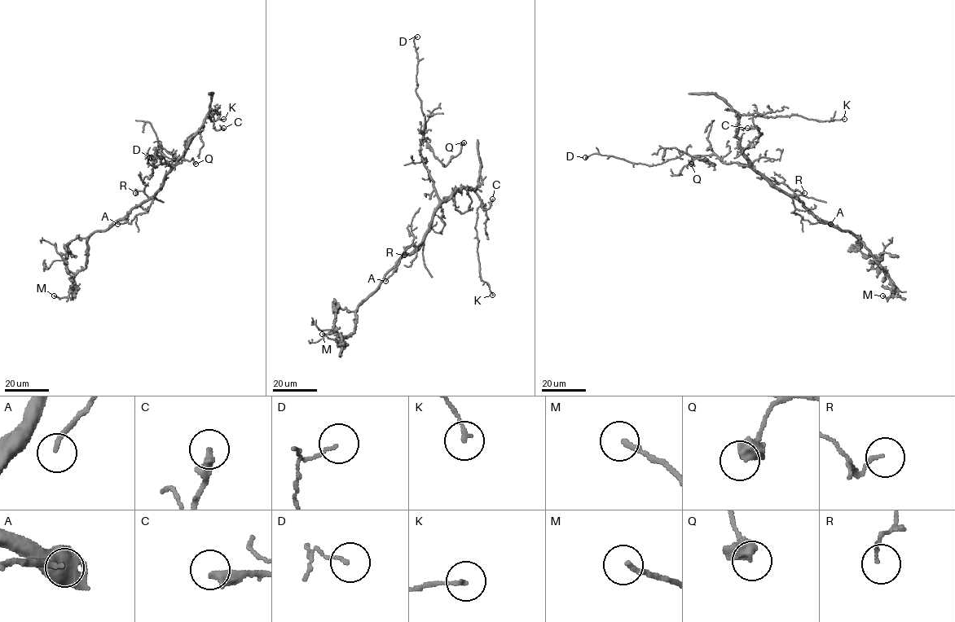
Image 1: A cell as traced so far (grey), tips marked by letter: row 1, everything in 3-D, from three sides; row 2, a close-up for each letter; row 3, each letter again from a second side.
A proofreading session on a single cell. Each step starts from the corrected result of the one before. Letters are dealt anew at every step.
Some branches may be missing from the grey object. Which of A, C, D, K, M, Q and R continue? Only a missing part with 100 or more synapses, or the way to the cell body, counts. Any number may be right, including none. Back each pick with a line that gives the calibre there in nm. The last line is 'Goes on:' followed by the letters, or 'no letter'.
Goes on: no letter

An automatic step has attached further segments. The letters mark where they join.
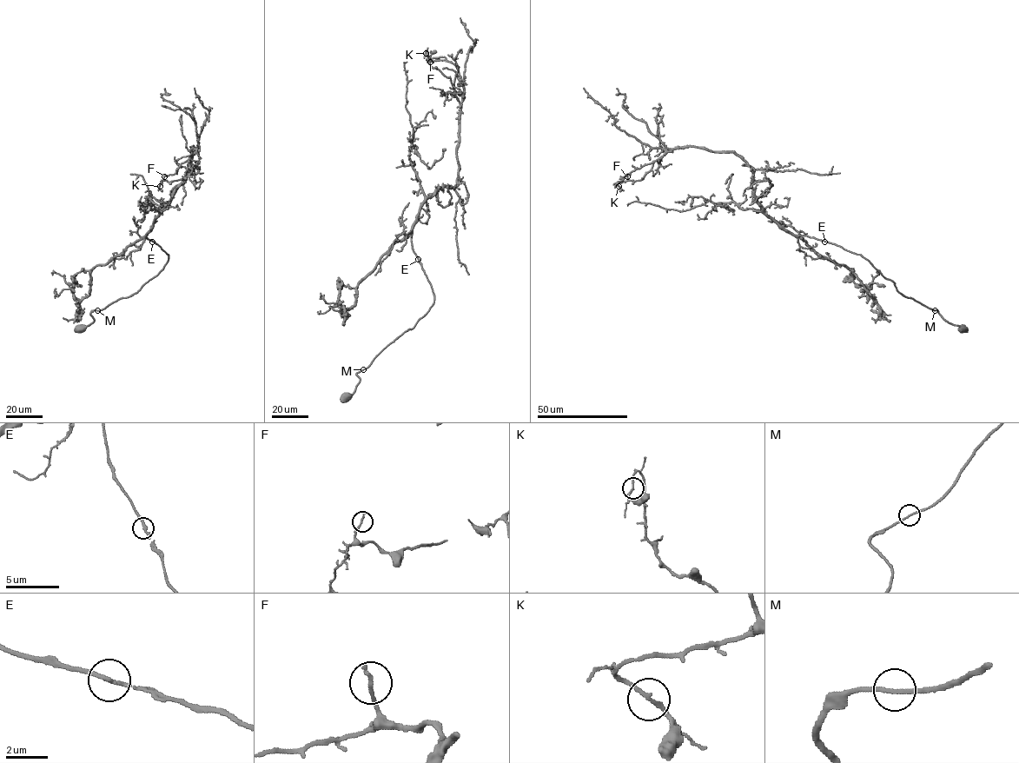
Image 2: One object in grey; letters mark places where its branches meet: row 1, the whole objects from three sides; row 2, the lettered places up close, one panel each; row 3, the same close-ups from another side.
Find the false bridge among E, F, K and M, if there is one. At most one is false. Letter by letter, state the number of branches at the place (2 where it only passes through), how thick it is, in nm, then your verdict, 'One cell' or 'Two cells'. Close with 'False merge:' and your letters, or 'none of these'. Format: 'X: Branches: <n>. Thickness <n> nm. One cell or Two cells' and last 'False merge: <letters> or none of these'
E: Branches: 1. Thickness 280 nm. One cell
F: Branches: 1. Thickness 220 nm. One cell
K: Branches: 2. Thickness 180 nm. One cell
M: Branches: 2. Thickness 190 nm. One cell
False merge: none of these

